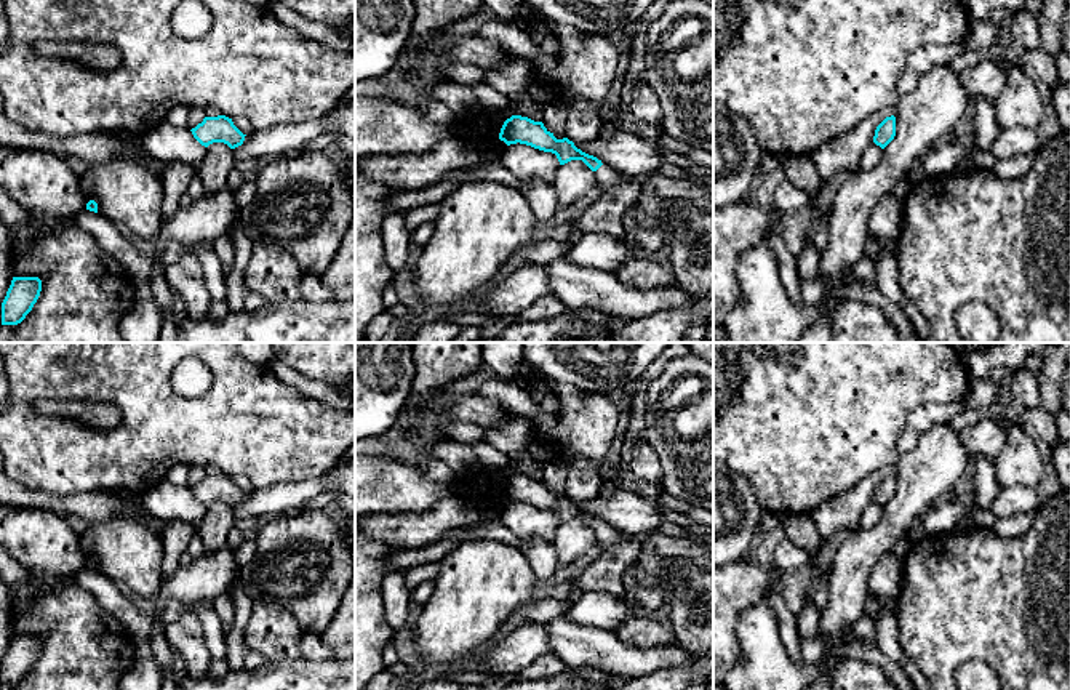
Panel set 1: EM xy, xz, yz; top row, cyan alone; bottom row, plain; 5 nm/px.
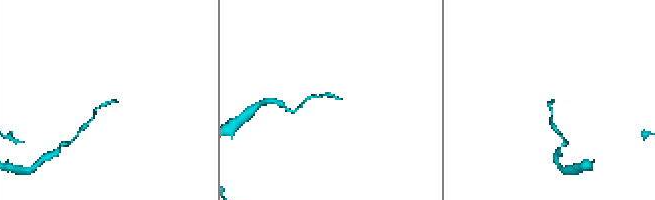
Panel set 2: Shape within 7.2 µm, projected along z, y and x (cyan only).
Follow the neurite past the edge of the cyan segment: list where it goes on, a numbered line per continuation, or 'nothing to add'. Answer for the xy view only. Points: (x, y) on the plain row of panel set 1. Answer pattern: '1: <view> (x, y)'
nothing to add

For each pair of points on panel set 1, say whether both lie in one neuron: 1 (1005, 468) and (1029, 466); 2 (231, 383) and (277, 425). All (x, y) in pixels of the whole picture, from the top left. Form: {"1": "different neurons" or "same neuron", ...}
{"1": "same neuron", "2": "same neuron"}

